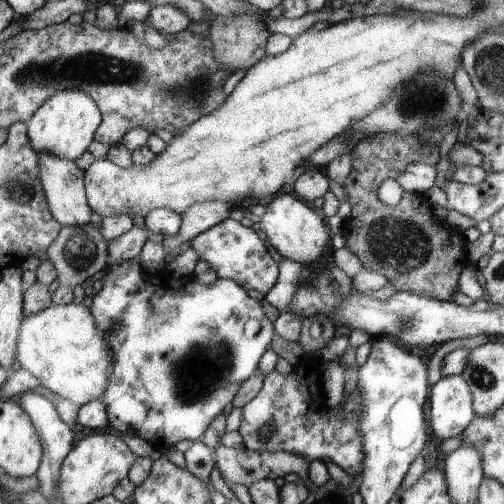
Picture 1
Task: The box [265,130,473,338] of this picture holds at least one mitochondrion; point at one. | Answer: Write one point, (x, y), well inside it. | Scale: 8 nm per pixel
(398, 245)

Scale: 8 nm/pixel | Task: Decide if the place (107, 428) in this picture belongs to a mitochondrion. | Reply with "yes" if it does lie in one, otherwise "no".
no

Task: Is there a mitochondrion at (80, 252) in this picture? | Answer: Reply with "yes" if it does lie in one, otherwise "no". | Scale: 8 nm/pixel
yes

